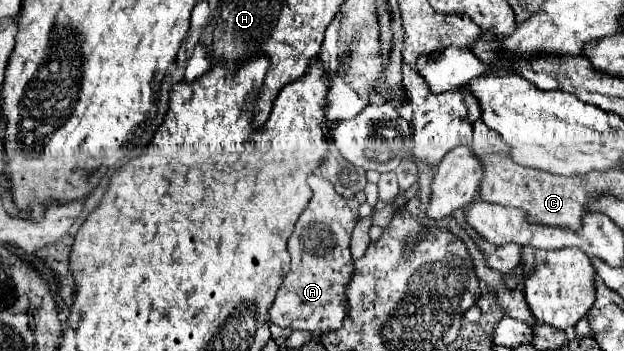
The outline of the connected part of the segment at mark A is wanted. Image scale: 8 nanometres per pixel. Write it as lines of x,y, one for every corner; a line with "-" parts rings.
317,174
309,176
309,186
313,190
313,198
299,216
289,238
291,270
269,306
269,322
279,328
321,334
339,330
345,312
349,312
345,284
349,284
349,276
353,276
349,240
353,226
359,220
359,202
355,198
339,196
333,184

